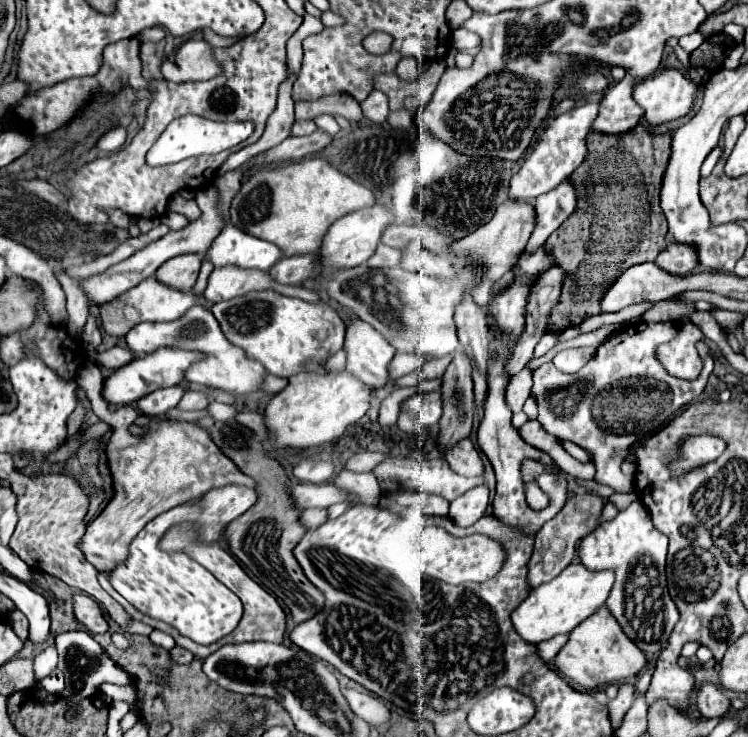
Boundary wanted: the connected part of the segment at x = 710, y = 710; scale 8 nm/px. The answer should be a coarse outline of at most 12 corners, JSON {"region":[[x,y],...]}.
{"region":[[700,683],[694,703],[702,717],[730,716],[730,699],[718,685]]}

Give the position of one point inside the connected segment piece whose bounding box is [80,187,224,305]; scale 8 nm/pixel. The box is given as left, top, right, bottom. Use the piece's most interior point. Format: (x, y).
(196, 238)

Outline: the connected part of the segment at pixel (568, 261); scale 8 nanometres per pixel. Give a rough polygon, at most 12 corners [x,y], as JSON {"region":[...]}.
{"region":[[592,131],[576,211],[548,237],[568,273],[550,331],[580,325],[666,247],[672,133]]}

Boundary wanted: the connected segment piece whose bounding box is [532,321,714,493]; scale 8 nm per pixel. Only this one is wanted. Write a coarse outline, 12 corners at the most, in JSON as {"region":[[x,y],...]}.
{"region":[[642,321],[578,373],[534,371],[538,421],[592,451],[594,479],[635,490],[628,449],[702,395],[656,349],[694,323]]}

